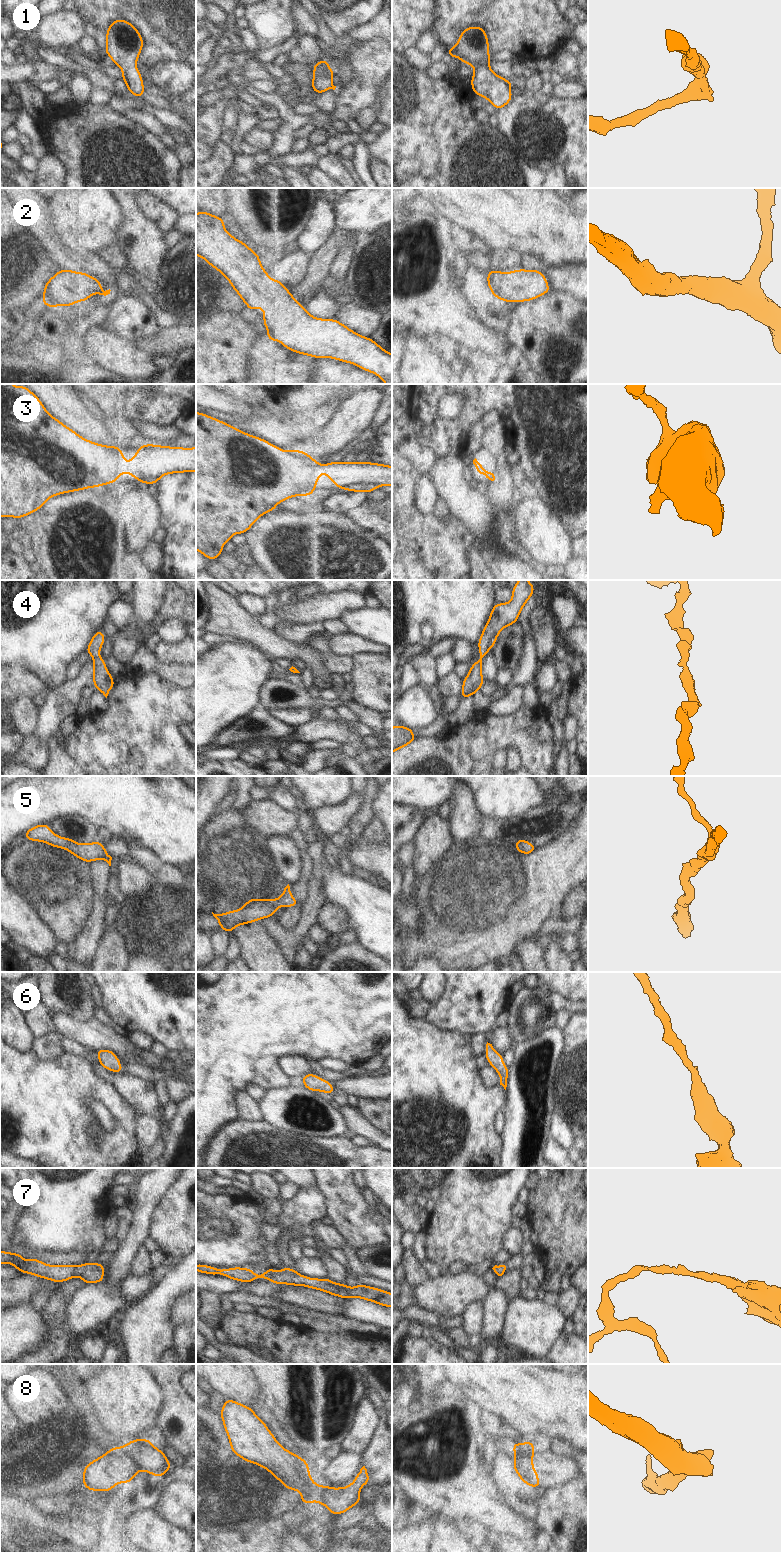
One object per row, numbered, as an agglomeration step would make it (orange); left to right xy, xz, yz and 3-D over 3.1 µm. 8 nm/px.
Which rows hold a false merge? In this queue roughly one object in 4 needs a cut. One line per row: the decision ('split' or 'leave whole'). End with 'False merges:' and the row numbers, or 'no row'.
1: leave whole
2: leave whole
3: leave whole
4: leave whole
5: leave whole
6: leave whole
7: leave whole
8: split
False merges: 8

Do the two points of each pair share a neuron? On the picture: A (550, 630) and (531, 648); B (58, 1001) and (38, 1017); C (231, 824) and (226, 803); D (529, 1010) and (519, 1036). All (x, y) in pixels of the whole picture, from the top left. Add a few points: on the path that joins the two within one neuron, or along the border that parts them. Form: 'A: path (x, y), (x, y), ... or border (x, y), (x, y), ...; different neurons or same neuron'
A: border (528, 621), (535, 635), (537, 659), (539, 661); different neurons
B: border (43, 1004), (46, 1008); different neurons
C: border (229, 808), (214, 816); different neurons
D: path (529, 1016), (522, 1030); same neuron

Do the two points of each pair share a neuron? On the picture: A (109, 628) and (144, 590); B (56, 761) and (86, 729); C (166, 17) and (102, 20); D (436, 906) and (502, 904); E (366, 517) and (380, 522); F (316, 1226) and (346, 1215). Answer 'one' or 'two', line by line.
A: two
B: two
C: one
D: one
E: one
F: two

